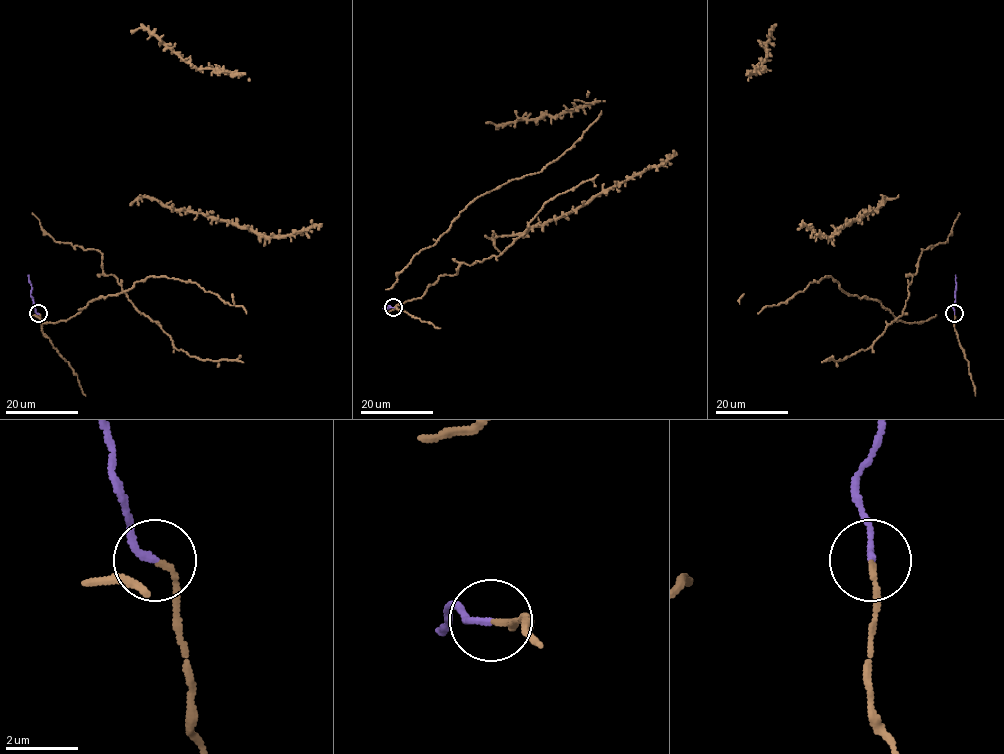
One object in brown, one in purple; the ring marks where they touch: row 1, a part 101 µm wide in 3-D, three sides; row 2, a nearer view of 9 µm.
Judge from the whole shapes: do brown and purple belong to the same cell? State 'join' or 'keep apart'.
keep apart

